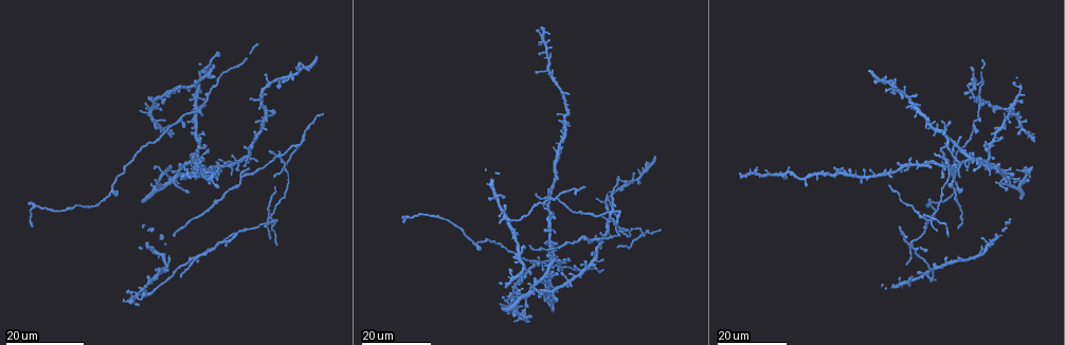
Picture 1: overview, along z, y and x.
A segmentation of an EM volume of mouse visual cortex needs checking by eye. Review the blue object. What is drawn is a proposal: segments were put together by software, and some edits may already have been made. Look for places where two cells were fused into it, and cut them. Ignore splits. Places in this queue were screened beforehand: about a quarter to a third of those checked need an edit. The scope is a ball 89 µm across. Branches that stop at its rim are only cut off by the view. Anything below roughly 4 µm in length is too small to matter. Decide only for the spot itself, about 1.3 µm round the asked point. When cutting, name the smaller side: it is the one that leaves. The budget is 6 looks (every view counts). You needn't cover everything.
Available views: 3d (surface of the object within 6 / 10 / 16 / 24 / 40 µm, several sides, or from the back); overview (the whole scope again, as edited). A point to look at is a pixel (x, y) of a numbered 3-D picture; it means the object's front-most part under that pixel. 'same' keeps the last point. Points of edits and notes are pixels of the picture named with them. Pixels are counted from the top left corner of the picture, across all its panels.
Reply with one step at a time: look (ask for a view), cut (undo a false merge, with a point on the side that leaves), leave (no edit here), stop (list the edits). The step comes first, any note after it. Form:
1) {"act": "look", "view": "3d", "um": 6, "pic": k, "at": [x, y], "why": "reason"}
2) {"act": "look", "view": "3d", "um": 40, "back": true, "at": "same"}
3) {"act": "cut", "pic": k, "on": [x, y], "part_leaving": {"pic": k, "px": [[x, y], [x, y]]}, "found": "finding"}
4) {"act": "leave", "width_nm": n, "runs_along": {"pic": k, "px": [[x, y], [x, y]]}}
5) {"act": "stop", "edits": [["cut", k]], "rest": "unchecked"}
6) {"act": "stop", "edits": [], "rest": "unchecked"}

{"act": "look", "view": "3d", "um": 24, "pic": 1, "at": [555, 198], "why": "three-way junction"}

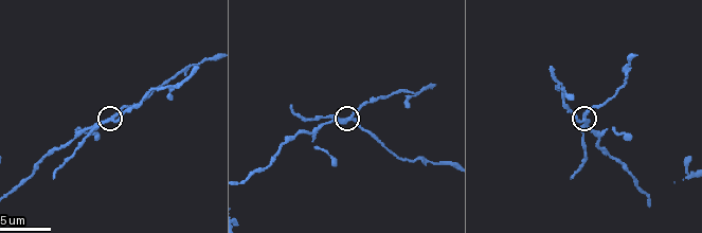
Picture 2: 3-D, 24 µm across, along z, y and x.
{"act": "look", "view": "3d", "um": 6, "pic": 2, "at": [113, 120]}

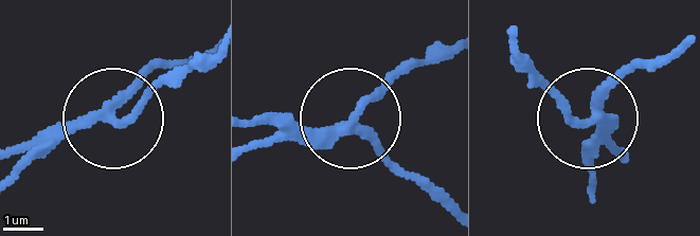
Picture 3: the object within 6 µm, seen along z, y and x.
{"act": "cut", "pic": 3, "on": [28, 162], "part_leaving": {"pic": 3, "px": [[317, 126], [354, 129], [445, 197]]}, "found": "a second cell is stuck on"}

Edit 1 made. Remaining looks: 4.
{"act": "look", "view": "3d", "um": 16, "pic": 1, "at": [195, 127]}

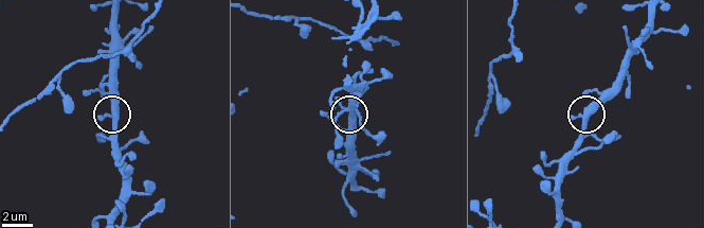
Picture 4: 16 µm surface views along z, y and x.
{"act": "look", "view": "3d", "um": 6, "pic": 4, "at": [108, 116], "why": "closer look"}

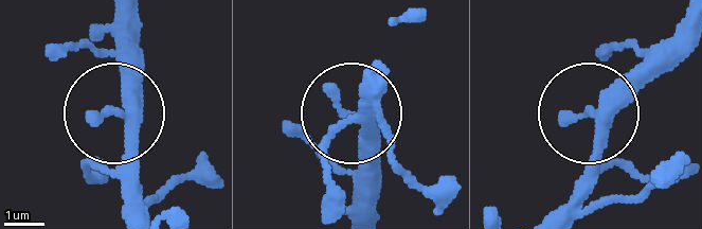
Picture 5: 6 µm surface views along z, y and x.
{"act": "leave", "side_arm_um": 44, "runs_along": {"pic": 5, "px": [[146, 209], [112, 111], [129, 20]]}, "found": "one cell here"}

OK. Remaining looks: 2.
{"act": "look", "view": "3d", "um": 24, "pic": 1, "at": [1004, 179], "why": "small branch off a trunk"}

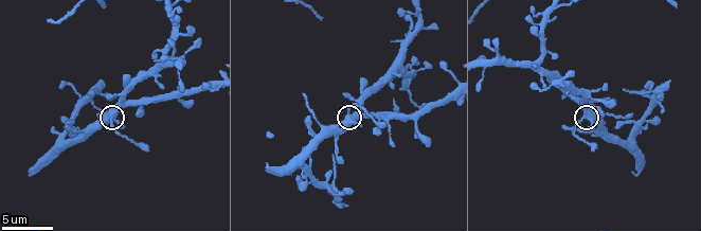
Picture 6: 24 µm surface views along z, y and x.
{"act": "look", "view": "3d", "um": 6, "pic": 6, "at": [585, 115]}

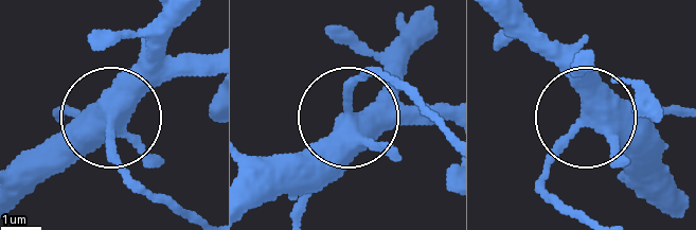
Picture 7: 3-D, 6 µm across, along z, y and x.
{"act": "leave", "arms": 3, "runs_along": {"pic": 7, "px": [[578, 54], [583, 118], [541, 186]]}, "found": "continuous, no second cell"}

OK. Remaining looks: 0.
{"act": "stop", "edits": [["cut", 3]], "rest": "unchecked"}

